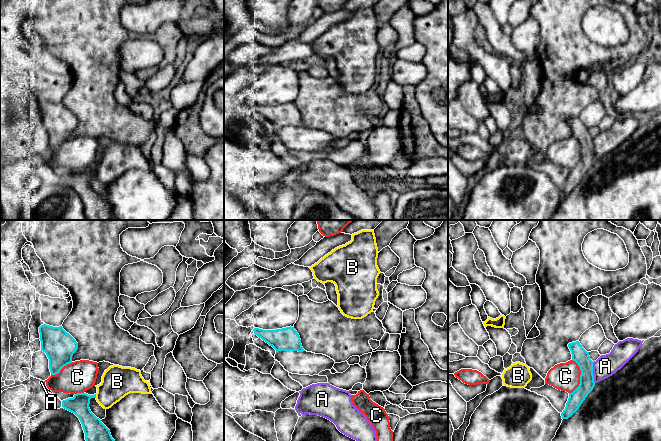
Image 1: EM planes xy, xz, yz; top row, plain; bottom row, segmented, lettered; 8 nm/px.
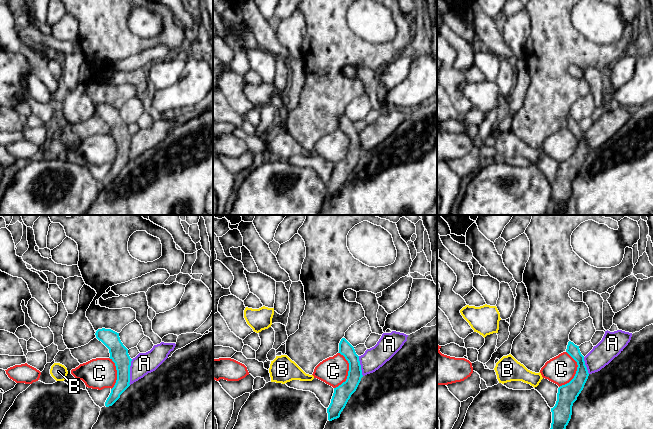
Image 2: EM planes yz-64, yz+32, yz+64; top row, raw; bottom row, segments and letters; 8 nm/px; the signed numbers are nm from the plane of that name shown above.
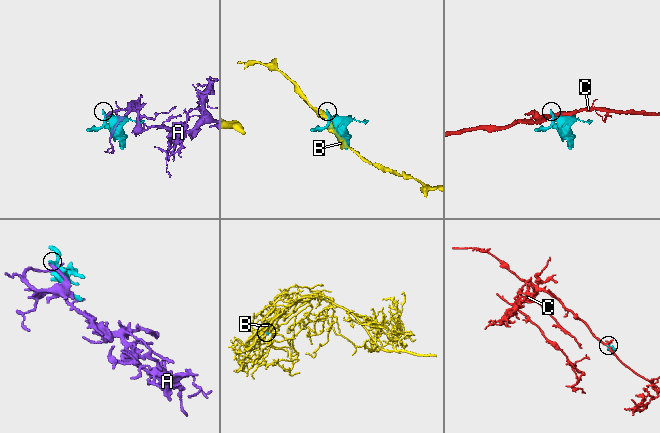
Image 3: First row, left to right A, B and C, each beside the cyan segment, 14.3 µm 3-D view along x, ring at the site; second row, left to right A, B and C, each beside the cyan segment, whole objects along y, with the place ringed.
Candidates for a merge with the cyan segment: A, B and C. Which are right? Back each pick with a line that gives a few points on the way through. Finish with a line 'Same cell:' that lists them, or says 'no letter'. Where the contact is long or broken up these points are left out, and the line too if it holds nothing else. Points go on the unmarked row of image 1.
A: Path across: yz (579, 130), (592, 148), (605, 142)
Same cell: A

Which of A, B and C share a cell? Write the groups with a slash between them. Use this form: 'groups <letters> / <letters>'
groups A / B / C

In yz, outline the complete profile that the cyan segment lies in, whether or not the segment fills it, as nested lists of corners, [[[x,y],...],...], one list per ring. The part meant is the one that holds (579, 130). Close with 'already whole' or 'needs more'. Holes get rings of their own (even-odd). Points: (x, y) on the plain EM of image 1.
[[[627,114],[615,120],[609,130],[601,131],[593,138],[589,128],[582,123],[579,117],[569,119],[572,136],[580,143],[581,151],[579,162],[569,169],[566,183],[561,189],[562,195],[571,193],[593,166],[595,160],[620,146],[638,128],[641,121],[641,116]]] | needs more

